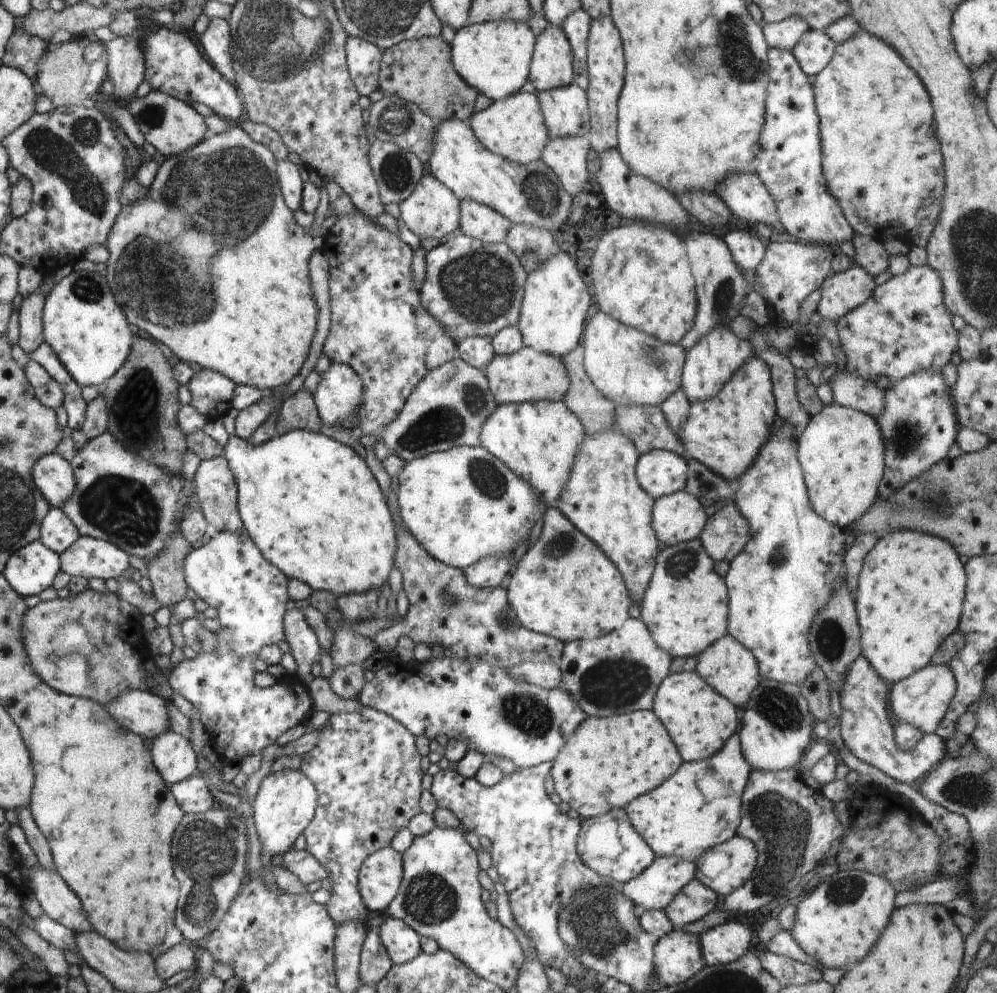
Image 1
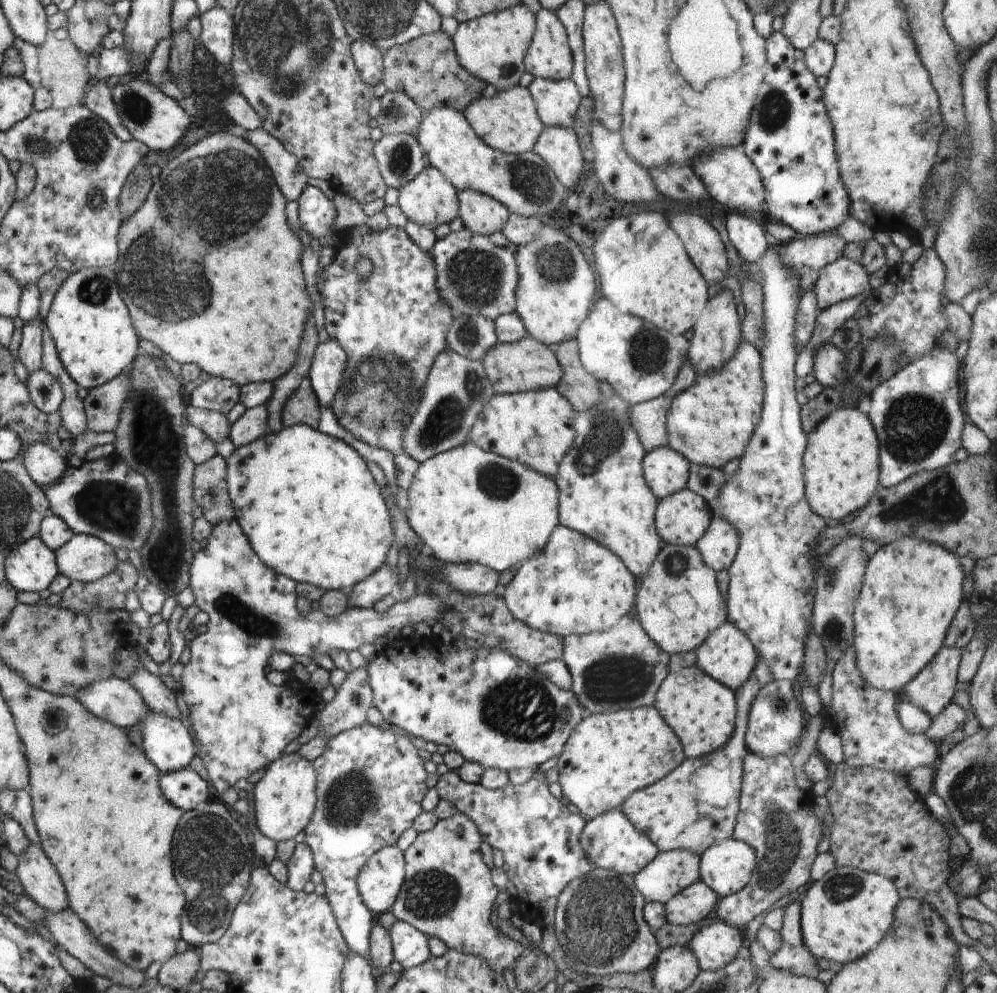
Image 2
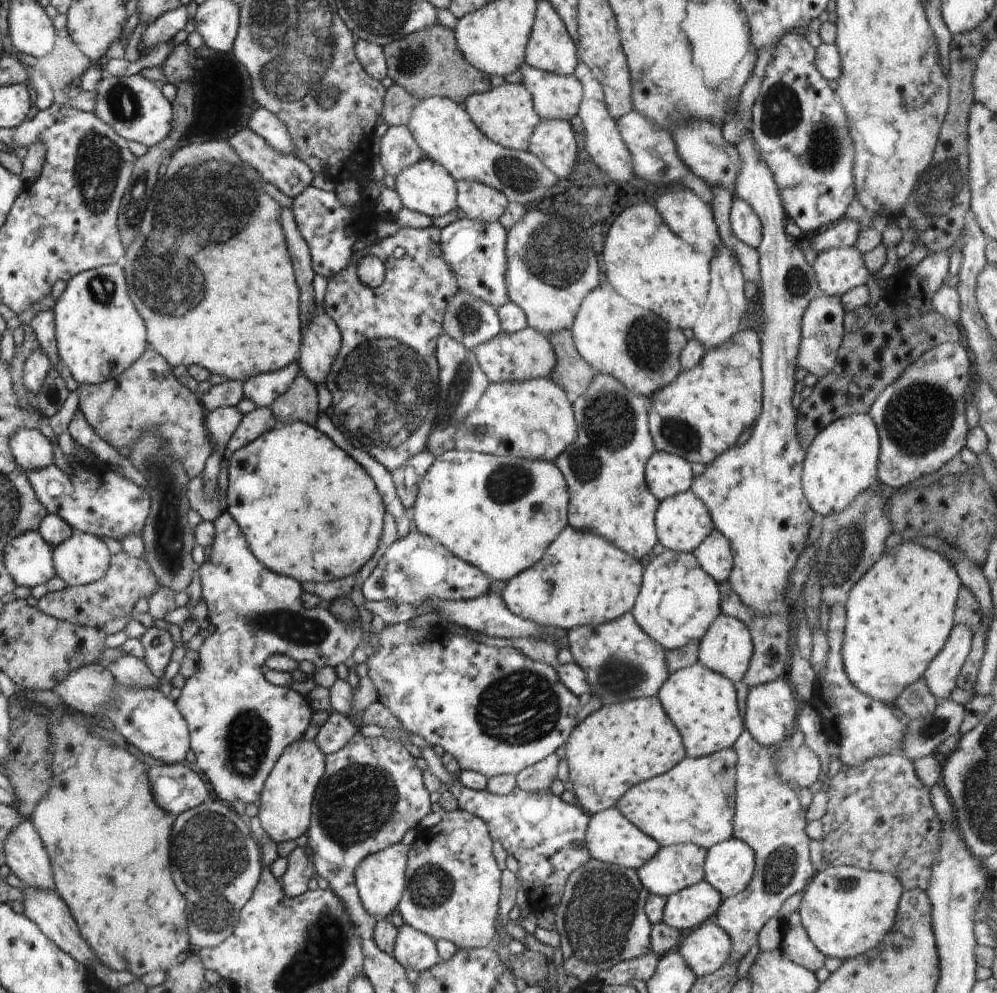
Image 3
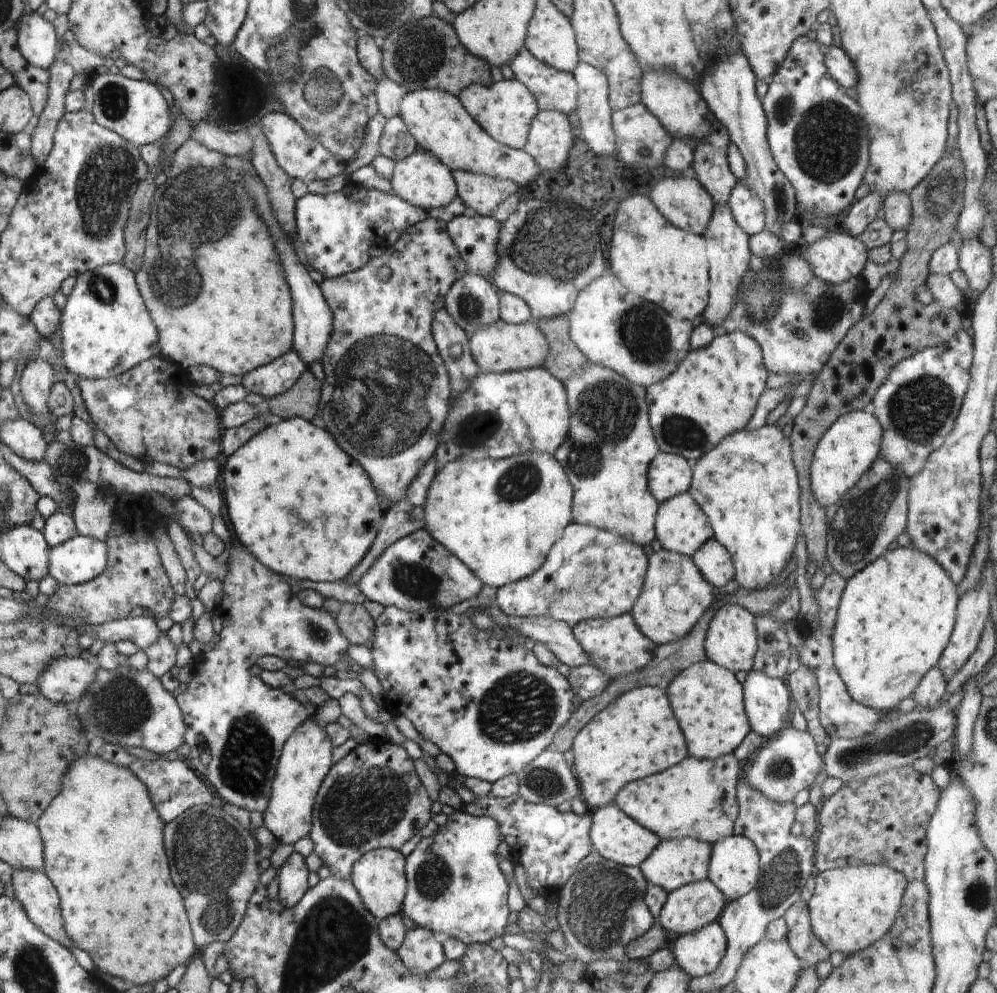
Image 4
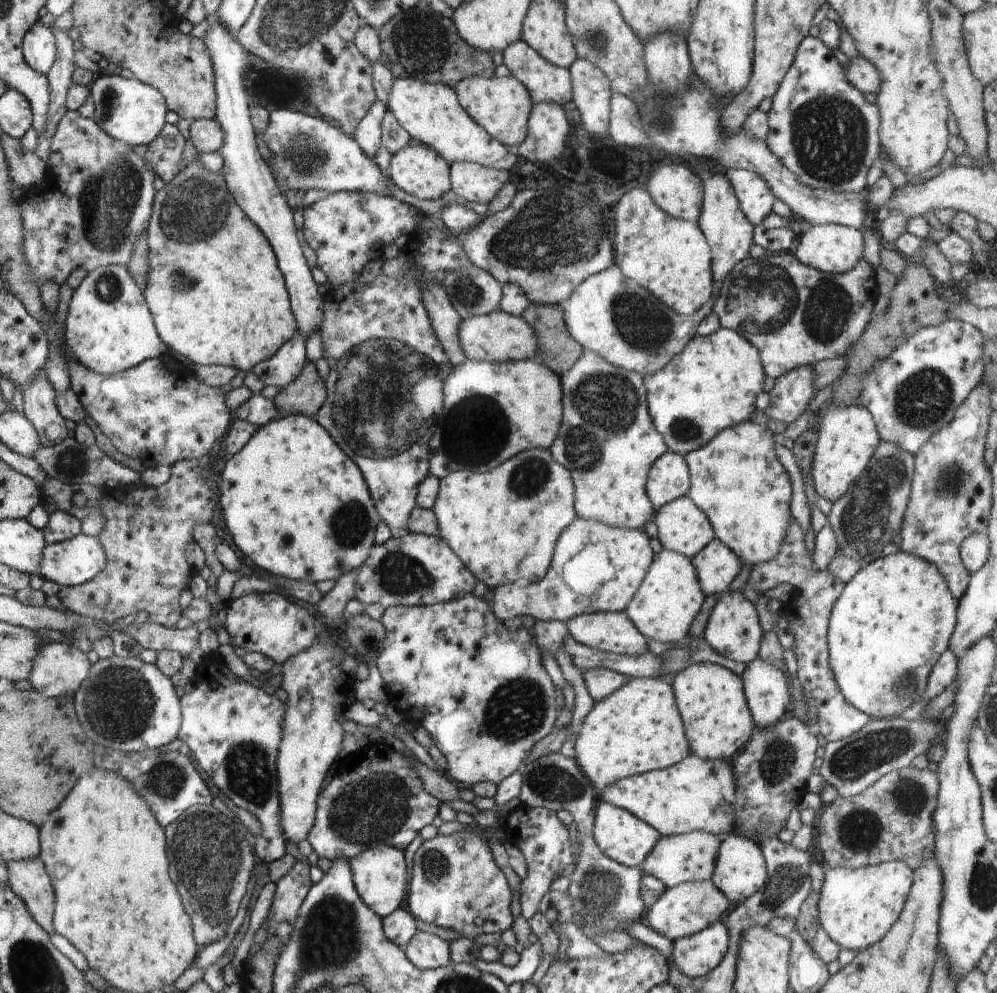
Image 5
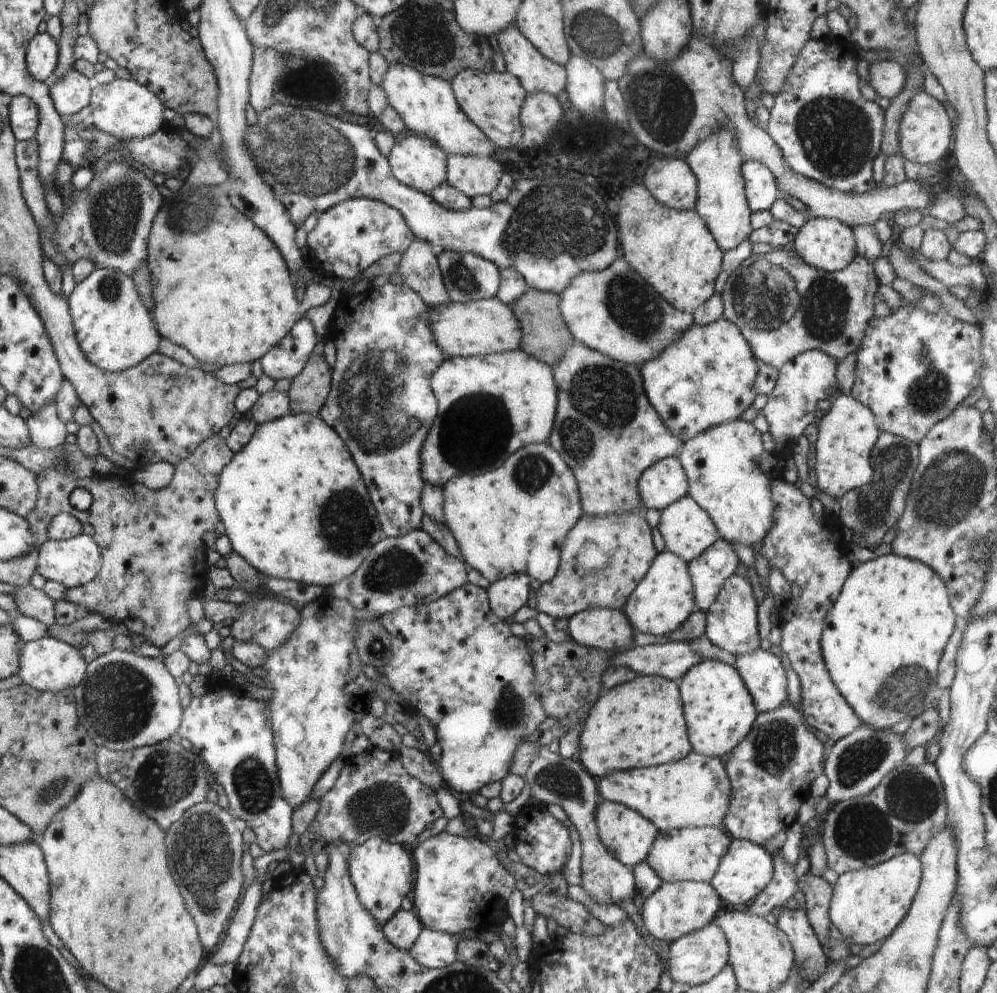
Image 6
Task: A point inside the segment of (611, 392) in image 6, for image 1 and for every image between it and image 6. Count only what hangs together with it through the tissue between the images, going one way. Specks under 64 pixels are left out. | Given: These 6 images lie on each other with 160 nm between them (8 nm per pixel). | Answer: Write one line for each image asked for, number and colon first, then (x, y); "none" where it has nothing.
1: (603, 499)
2: (602, 494)
3: (604, 470)
4: (609, 428)
5: (608, 442)

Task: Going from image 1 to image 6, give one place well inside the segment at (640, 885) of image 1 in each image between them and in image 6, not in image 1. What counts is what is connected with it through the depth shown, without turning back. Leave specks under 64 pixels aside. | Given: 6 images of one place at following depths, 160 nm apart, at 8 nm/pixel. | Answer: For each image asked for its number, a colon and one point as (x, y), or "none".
2: (672, 871)
3: (675, 867)
4: (673, 863)
5: (675, 859)
6: (693, 853)

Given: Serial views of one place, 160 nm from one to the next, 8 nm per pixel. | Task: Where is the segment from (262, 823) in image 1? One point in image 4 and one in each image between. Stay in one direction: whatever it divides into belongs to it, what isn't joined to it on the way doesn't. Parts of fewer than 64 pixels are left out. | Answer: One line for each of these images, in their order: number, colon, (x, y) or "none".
2: (285, 799)
3: (285, 802)
4: (306, 757)

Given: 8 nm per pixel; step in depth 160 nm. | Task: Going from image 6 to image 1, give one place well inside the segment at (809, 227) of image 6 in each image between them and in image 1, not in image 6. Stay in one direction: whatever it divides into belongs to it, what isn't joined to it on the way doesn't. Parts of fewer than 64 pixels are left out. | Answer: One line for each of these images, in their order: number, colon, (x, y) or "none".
1: (842, 292)
2: (843, 279)
3: (839, 270)
4: (837, 257)
5: (833, 248)

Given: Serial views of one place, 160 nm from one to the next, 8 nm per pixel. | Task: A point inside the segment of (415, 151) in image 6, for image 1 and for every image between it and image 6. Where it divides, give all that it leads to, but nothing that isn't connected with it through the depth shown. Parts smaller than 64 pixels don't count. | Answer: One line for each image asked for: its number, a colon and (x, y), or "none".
1: (432, 211)
2: (429, 199)
3: (426, 187)
4: (421, 179)
5: (419, 170)

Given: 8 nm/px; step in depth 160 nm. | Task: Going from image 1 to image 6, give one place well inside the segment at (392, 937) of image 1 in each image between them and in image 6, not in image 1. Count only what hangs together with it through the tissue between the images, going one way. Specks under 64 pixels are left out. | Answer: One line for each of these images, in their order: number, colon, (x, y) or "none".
2: (411, 948)
3: (414, 950)
4: (421, 953)
5: (426, 951)
6: (434, 949)

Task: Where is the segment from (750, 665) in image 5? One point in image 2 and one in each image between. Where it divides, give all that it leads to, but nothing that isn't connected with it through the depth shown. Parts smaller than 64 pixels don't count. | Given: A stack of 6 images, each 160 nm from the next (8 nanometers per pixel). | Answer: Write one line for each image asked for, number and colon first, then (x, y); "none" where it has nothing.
2: (774, 727)
3: (771, 709)
4: (766, 700)

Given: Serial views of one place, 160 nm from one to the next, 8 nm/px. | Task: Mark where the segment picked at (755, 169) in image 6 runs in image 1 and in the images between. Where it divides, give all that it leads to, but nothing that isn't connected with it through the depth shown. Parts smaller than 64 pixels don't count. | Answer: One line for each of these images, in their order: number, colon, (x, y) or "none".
1: (748, 252)
2: (746, 232)
3: (746, 225)
4: (746, 208)
5: (756, 199)

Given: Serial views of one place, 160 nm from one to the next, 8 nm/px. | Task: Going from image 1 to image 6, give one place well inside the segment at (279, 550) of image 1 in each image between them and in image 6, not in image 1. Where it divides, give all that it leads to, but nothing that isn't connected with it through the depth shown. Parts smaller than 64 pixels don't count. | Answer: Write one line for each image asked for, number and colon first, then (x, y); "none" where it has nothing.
2: (311, 510)
3: (307, 509)
4: (283, 488)
5: (298, 507)
6: (293, 504)

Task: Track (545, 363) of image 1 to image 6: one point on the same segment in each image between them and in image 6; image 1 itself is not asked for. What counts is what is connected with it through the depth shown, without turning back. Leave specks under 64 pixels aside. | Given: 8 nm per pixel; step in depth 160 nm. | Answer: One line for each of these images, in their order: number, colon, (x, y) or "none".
2: (527, 365)
3: (525, 355)
4: (503, 347)
5: (497, 336)
6: (477, 328)

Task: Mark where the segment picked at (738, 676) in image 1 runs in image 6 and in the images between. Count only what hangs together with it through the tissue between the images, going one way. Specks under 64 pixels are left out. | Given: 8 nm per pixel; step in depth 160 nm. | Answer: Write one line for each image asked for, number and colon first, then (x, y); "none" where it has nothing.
2: (727, 656)
3: (727, 647)
4: (731, 642)
5: (733, 630)
6: (731, 623)

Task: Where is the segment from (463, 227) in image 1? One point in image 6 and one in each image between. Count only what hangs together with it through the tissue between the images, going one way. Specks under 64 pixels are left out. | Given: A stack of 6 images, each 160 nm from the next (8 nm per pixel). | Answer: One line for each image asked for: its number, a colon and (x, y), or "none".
2: (483, 215)
3: (479, 202)
4: (483, 193)
5: (472, 182)
6: (472, 176)

